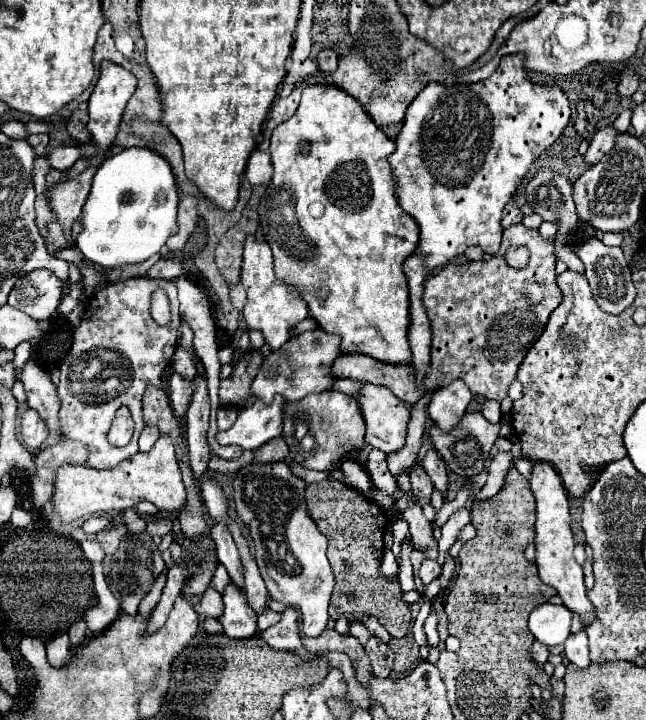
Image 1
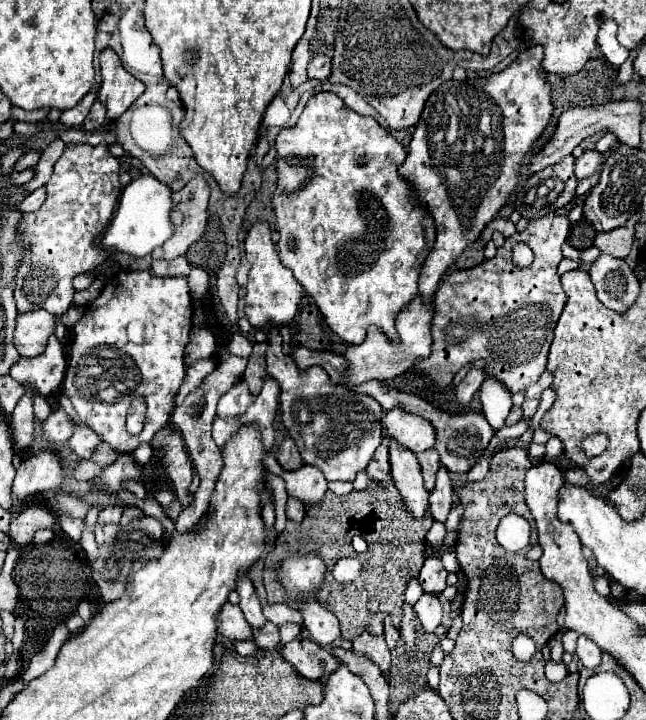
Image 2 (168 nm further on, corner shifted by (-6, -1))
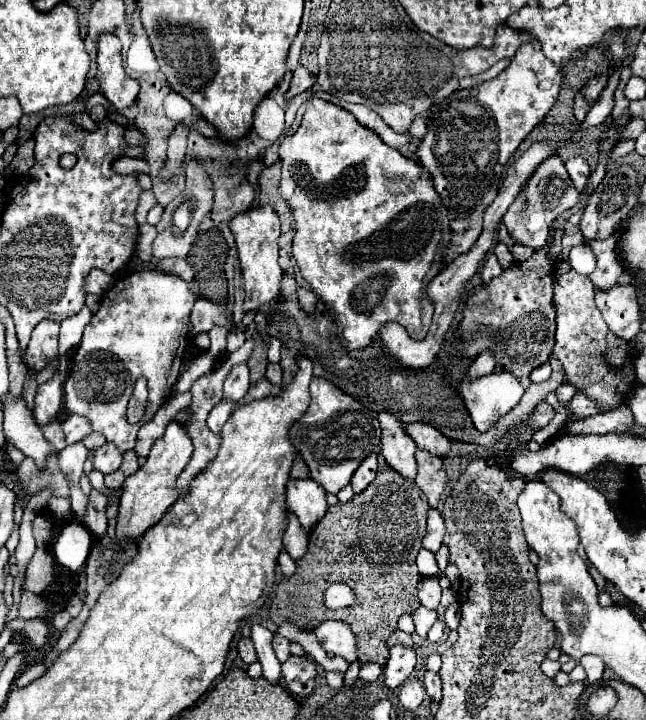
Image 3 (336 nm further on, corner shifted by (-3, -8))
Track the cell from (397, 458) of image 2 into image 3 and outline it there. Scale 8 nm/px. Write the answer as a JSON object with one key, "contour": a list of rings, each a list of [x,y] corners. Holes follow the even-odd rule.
{"contour":[[[380,413],[380,429],[382,429],[382,457],[386,463],[404,475],[404,479],[414,481],[416,479],[416,443],[406,435],[402,423],[390,415]]]}

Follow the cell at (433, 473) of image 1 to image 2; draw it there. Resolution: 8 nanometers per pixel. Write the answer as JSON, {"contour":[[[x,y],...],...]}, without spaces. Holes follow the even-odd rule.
{"contour":[[[441,468],[439,476],[437,476],[437,484],[429,496],[429,508],[431,508],[433,518],[437,522],[445,522],[447,514],[451,510],[451,504],[453,504],[453,486],[449,480],[449,472],[445,468]]]}

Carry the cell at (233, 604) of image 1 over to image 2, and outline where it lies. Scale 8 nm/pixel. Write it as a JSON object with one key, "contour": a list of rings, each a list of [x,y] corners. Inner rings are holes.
{"contour":[[[267,622],[265,628],[263,628],[263,632],[255,632],[253,630],[253,640],[255,640],[255,644],[259,648],[269,648],[269,650],[271,648],[279,648],[279,642],[281,642],[281,638],[279,638],[279,626]]]}

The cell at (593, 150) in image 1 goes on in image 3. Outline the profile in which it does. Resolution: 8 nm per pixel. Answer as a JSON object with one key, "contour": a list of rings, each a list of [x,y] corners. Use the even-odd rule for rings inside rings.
{"contour":[[[572,157],[572,159],[566,161],[566,169],[568,169],[568,175],[570,175],[574,187],[578,191],[582,191],[586,187],[586,183],[588,183],[588,177],[590,177],[590,167],[588,167],[586,159]]]}

